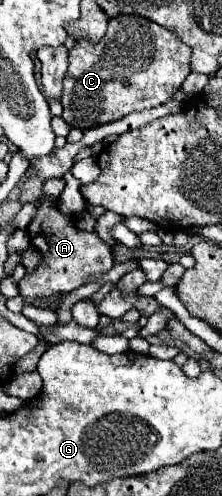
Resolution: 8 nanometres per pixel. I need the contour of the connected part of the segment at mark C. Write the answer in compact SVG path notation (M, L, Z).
M115 17L107 35L97 43L79 41L69 51L69 69L63 79L63 121L81 131L99 127L133 111L159 107L181 87L191 73L191 49L169 29L141 17Z

